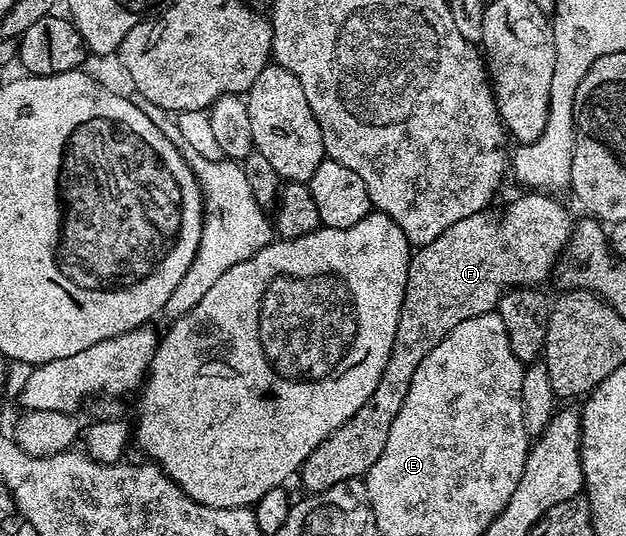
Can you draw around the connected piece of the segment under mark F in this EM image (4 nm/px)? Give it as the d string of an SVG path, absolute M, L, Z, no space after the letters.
M529 190L524 193L518 200L513 200L509 204L509 208L505 208L501 212L501 216L496 216L493 210L484 212L476 212L471 214L471 218L459 218L459 222L455 222L455 226L447 226L447 230L443 230L443 234L439 234L439 238L435 238L435 242L420 245L409 257L409 269L407 270L407 286L403 294L403 306L399 314L399 326L395 330L395 342L391 346L391 358L387 358L387 366L383 366L383 378L379 378L379 386L375 386L375 390L371 394L371 398L367 398L367 402L363 402L363 406L359 406L359 410L350 420L343 422L343 426L339 426L339 430L335 430L321 443L315 446L315 450L311 450L311 454L301 464L299 473L299 481L306 489L306 493L322 492L336 484L342 484L348 480L355 480L364 477L369 468L375 462L375 458L379 458L379 454L383 454L383 446L387 446L387 434L391 434L391 422L395 422L395 414L399 414L399 406L403 406L403 398L407 398L407 390L411 378L415 374L415 370L419 370L419 362L423 362L423 358L427 358L427 354L431 354L431 350L435 350L435 346L439 346L439 342L443 342L443 338L447 338L447 334L451 334L451 330L455 330L455 326L459 326L459 322L467 322L467 318L475 318L479 314L487 314L494 311L500 298L509 289L515 289L522 286L541 286L545 279L554 275L557 262L561 258L561 253L565 251L565 243L569 240L569 236L573 233L574 221L569 220L569 212L557 200L552 200L552 195L546 194L541 190Z

